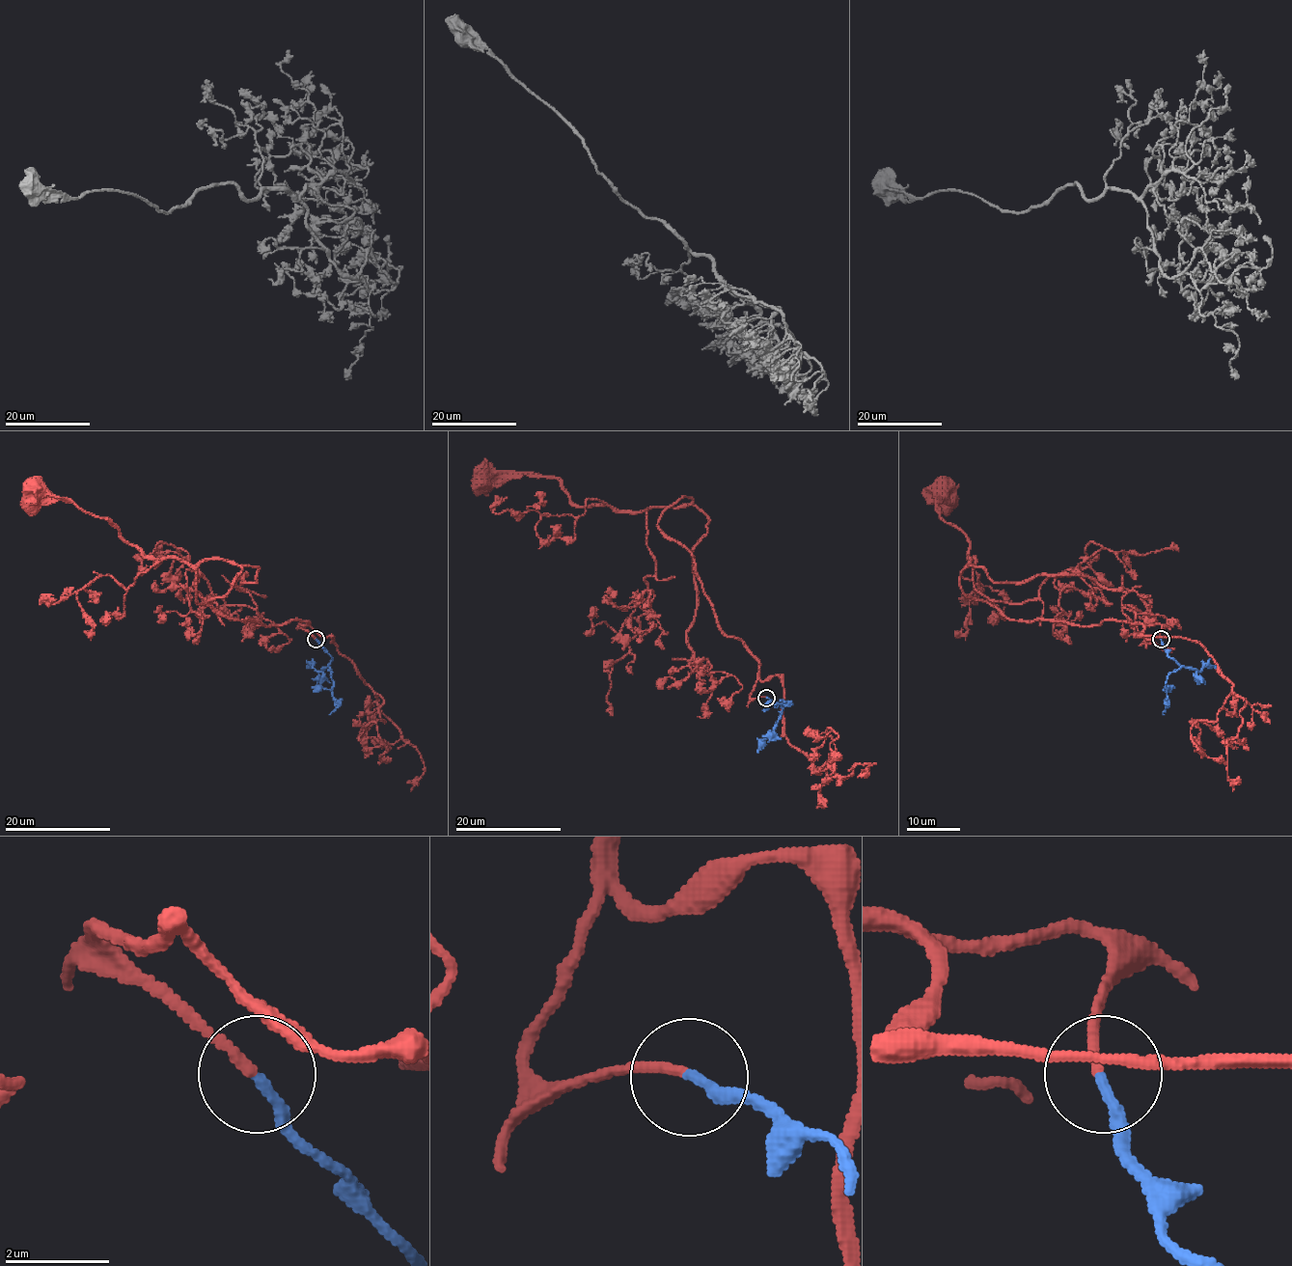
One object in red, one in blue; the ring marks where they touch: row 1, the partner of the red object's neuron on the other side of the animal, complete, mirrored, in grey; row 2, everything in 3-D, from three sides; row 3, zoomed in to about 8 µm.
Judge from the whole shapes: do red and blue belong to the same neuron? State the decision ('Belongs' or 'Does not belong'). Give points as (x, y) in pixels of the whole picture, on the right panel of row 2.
Belongs

